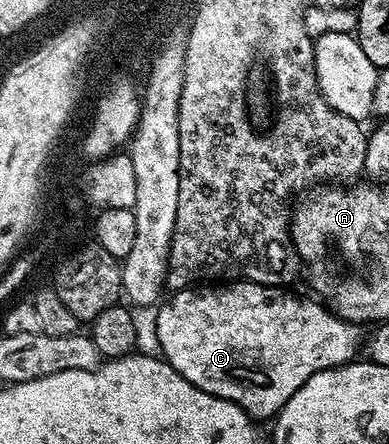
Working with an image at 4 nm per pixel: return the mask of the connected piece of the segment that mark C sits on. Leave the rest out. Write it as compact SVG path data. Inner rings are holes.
M235 280L230 284L188 288L172 293L171 299L168 297L159 306L157 316L162 357L176 372L185 376L189 384L237 404L256 420L274 419L289 396L293 396L293 392L297 392L309 376L334 366L343 366L361 350L360 327L356 323L338 318L322 301L310 302L289 291L278 286Z

